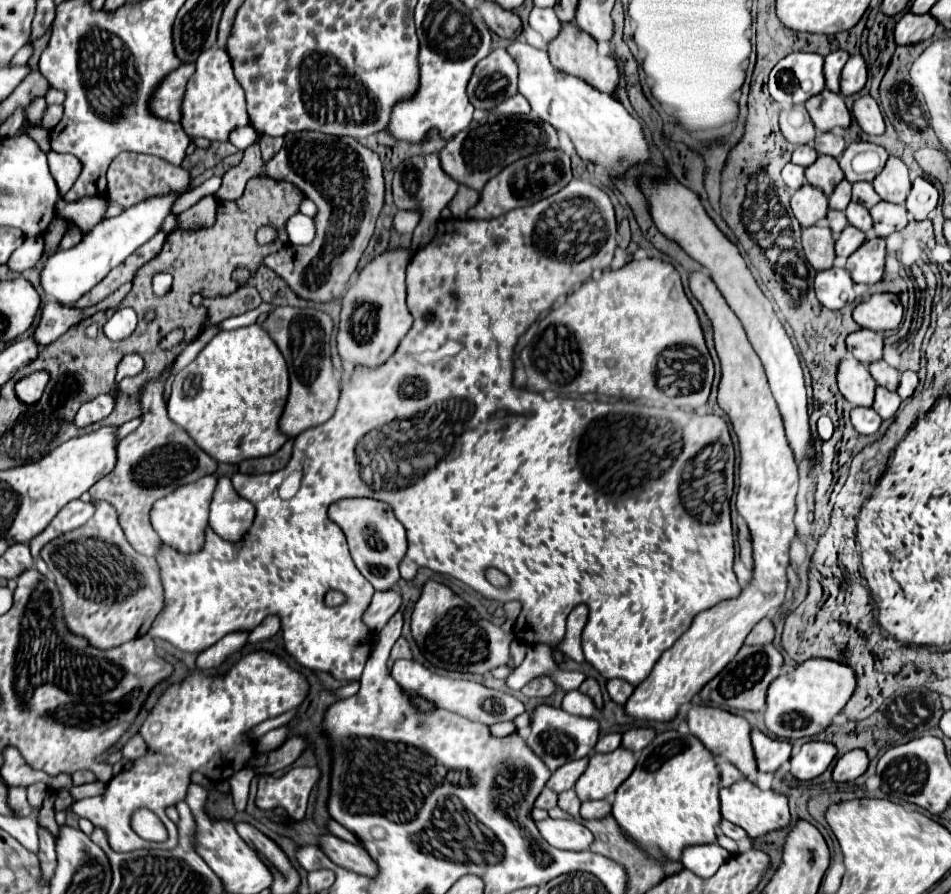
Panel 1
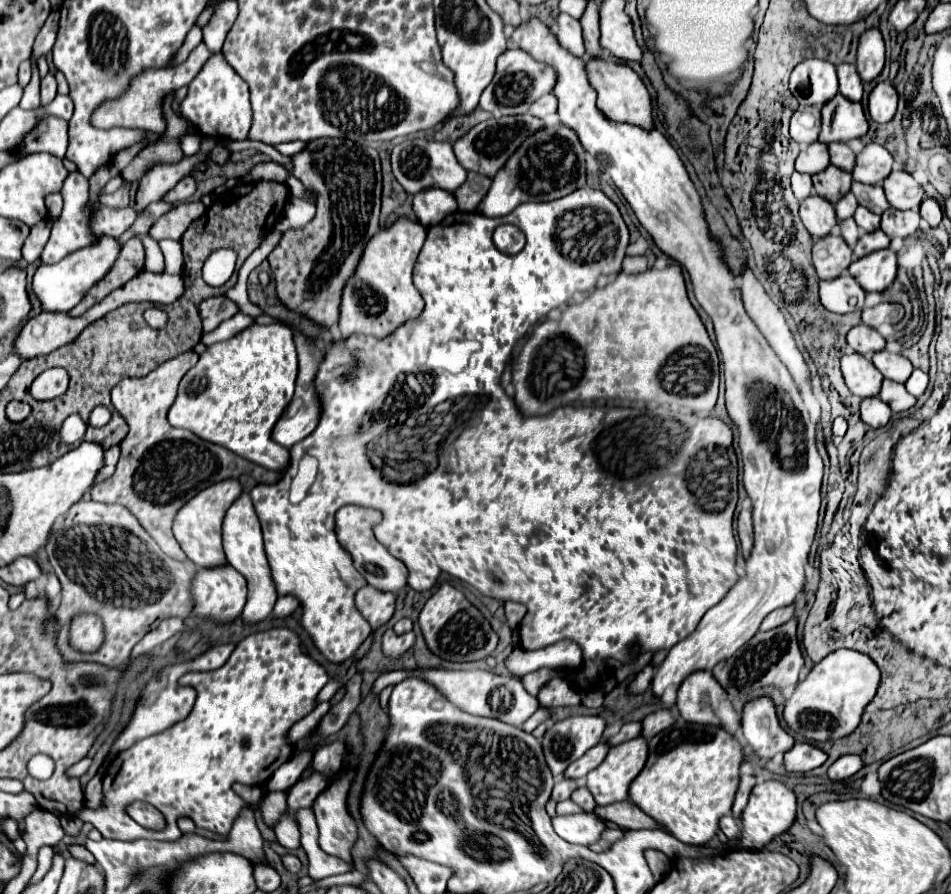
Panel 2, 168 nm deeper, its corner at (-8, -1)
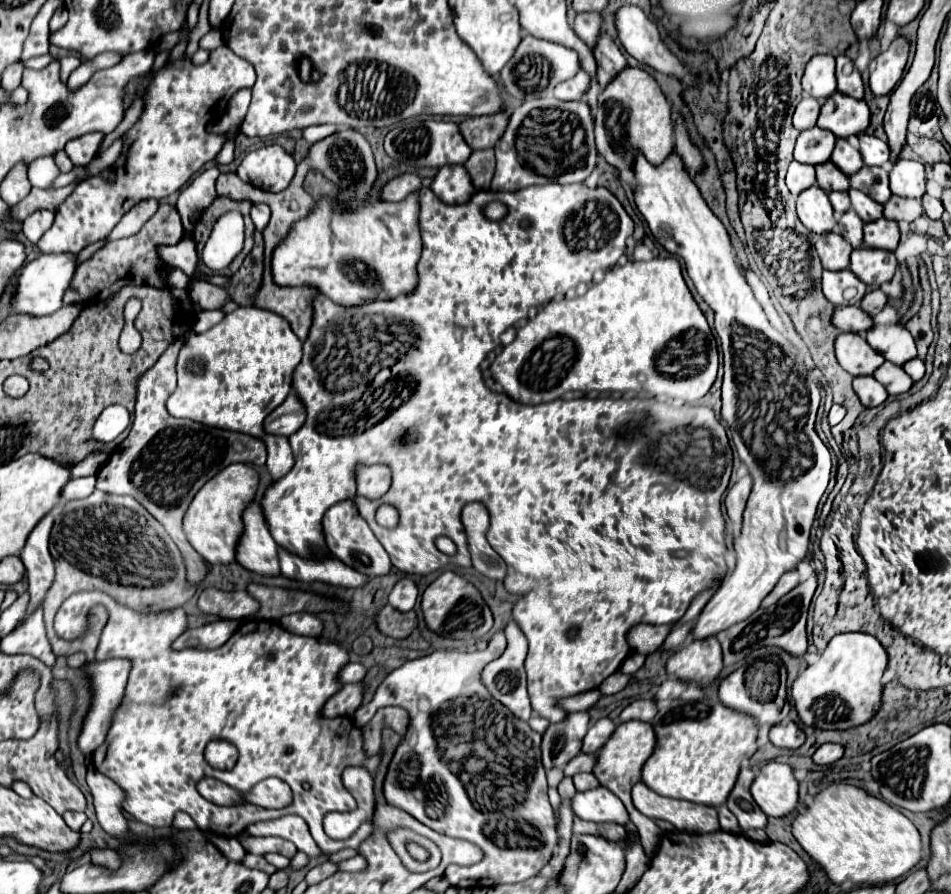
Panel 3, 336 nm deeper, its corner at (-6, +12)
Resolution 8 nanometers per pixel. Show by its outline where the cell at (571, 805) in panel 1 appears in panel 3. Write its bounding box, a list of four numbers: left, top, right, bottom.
[574,773,598,791]

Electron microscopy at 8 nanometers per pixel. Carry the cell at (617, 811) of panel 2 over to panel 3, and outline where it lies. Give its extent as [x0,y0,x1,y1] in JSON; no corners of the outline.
[632,783,720,833]

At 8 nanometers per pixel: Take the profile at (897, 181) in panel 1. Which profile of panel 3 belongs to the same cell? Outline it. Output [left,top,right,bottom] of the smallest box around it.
[890,159,926,199]

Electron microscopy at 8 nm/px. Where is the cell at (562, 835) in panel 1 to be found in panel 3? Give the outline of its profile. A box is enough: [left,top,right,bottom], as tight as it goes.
[572,789,628,825]

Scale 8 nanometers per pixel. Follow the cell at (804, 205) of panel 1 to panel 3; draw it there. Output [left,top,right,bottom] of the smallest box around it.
[796,185,836,235]

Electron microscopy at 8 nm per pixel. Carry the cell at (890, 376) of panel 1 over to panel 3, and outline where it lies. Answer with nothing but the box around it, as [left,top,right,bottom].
[866,325,916,365]

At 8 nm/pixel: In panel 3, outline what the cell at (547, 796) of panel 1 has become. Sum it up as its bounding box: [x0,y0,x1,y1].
[564,753,594,777]

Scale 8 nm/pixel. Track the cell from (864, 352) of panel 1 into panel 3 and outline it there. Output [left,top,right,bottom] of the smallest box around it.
[832,305,874,333]

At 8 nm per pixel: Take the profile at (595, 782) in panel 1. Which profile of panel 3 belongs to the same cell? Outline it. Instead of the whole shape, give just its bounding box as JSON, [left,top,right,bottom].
[592,721,656,809]

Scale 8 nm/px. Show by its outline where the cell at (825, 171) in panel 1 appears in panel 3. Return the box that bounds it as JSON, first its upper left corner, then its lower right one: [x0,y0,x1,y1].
[814,161,850,191]

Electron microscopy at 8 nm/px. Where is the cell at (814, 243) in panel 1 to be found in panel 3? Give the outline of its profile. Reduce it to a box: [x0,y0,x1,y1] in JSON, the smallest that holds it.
[816,233,852,271]

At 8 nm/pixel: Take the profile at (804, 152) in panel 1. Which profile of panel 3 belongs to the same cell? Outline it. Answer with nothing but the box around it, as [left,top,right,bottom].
[794,127,836,165]

